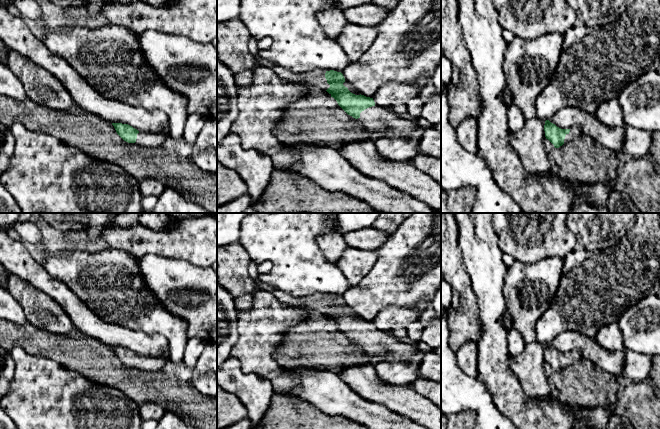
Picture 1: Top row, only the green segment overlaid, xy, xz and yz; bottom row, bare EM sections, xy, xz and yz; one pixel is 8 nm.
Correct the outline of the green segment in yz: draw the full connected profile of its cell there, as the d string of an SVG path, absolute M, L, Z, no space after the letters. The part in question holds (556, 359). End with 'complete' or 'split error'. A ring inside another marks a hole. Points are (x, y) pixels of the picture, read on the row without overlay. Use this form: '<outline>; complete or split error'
M549 344L545 345L544 349L545 361L548 363L555 372L559 372L567 367L570 363L579 360L582 356L578 351L571 353L561 353Z; split error

